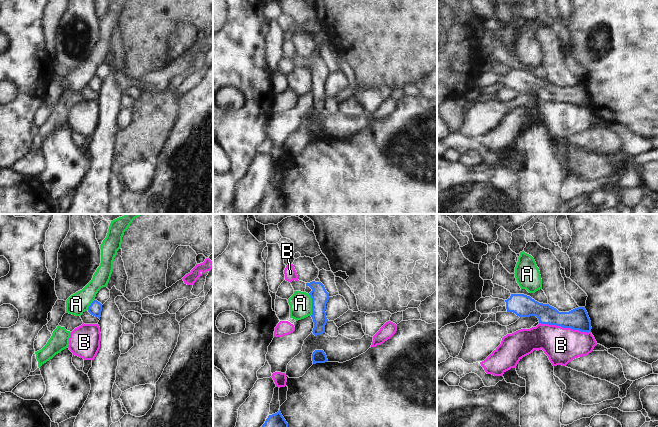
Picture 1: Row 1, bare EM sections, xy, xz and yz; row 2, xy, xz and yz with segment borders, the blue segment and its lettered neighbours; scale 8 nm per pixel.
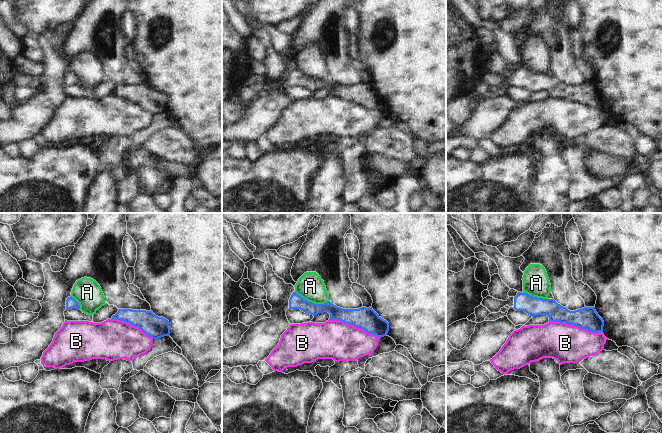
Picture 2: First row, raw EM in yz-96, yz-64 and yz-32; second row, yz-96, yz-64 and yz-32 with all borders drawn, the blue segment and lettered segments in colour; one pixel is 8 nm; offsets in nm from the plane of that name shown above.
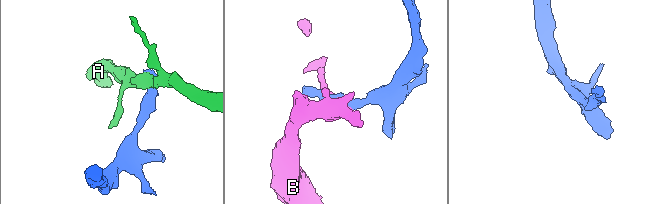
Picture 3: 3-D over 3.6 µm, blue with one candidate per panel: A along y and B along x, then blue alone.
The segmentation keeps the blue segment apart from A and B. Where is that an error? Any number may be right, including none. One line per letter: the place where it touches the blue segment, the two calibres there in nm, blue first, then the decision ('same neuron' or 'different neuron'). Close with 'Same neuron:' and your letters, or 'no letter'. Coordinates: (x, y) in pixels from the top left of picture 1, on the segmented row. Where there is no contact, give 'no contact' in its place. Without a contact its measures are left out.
A: contact xz (312, 305); calibres 140 and 180 nm; different neuron
B: contact yz (565, 327); calibres 180 and 280 nm; different neuron
Same neuron: no letter

